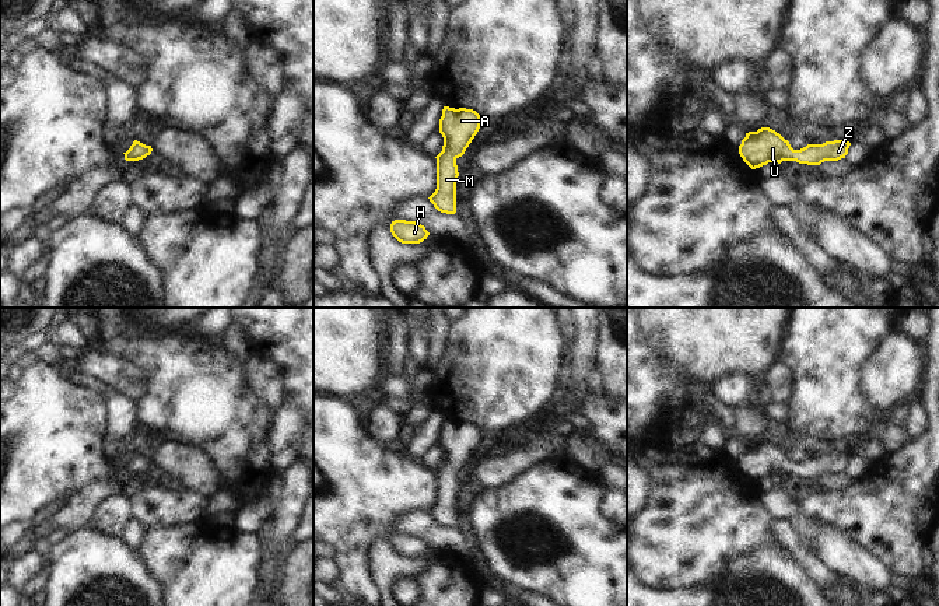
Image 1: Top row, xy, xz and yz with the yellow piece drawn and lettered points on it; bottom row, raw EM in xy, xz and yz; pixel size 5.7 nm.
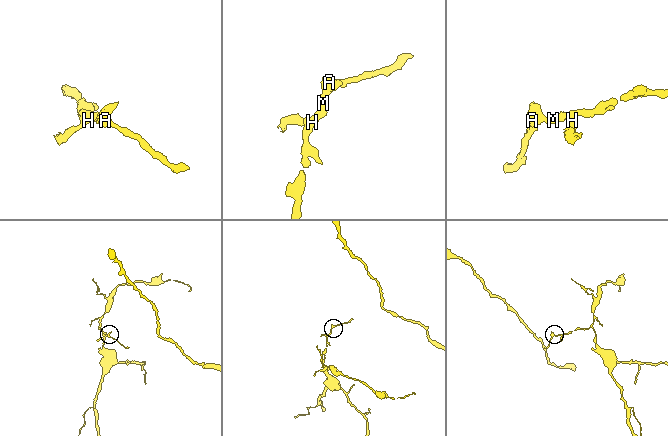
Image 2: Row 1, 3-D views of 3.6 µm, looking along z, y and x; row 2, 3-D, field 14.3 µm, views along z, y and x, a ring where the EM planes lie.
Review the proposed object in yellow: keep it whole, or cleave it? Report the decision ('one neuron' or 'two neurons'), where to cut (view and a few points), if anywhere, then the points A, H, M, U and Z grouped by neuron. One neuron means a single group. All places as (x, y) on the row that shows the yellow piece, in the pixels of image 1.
one neuron; no cut; A H M U Z

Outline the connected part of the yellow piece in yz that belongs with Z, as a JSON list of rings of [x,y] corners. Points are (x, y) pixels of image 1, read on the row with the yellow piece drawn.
[[[770,127],[746,133],[739,146],[739,154],[751,168],[760,168],[768,162],[796,161],[799,164],[820,165],[824,161],[845,158],[851,143],[847,140],[826,141],[823,144],[807,144],[793,150],[788,140]]]

